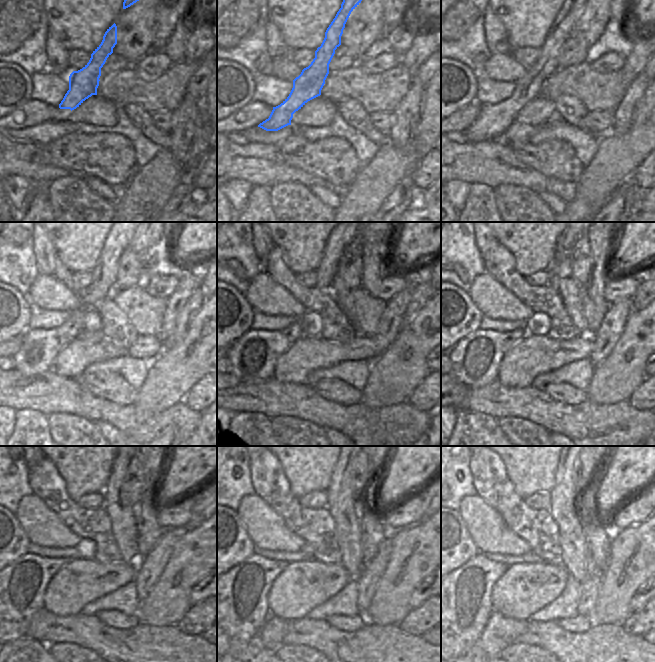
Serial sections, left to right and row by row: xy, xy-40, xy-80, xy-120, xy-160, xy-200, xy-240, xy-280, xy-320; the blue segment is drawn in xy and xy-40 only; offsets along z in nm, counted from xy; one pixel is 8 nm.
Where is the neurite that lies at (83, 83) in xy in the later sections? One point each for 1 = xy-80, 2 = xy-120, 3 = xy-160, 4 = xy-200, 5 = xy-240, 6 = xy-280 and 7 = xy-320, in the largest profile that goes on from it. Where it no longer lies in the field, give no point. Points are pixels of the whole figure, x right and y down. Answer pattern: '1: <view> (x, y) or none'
1: xy-80 (492, 121)
2: xy-120 (40, 347)
3: xy-160 (253, 356)
4: xy-200 (475, 359)
5: xy-240 (13, 596)
6: xy-280 (237, 608)
7: xy-320 (461, 604)

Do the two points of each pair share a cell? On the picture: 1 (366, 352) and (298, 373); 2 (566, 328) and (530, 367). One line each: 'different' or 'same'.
1: same
2: different

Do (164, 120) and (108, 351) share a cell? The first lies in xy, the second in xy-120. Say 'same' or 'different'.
same

